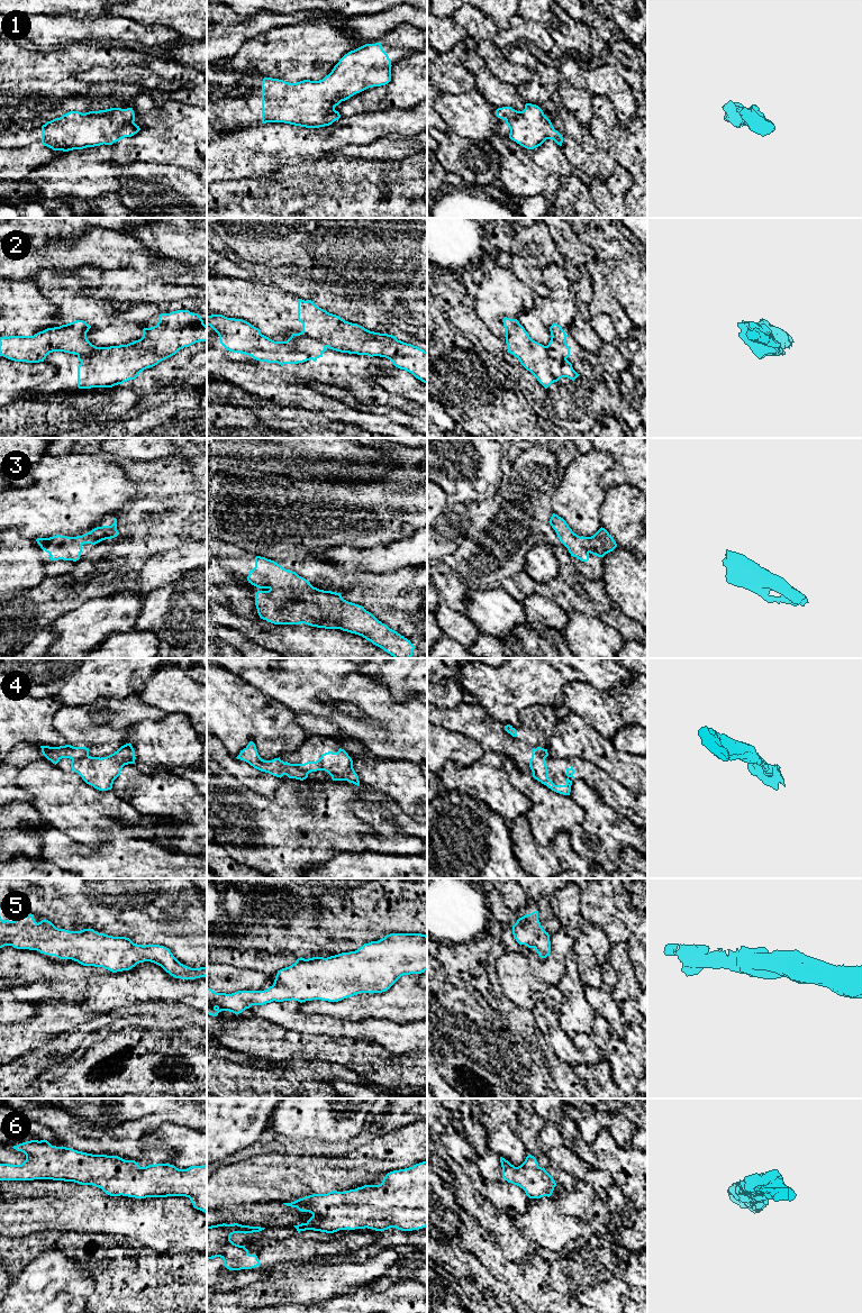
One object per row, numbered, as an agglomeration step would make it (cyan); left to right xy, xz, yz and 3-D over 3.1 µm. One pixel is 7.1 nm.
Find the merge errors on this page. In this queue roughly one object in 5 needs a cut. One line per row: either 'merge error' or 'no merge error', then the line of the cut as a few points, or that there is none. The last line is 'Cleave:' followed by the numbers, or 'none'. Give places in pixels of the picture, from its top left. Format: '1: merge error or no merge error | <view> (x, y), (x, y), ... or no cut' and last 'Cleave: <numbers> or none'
1: no merge error | no cut
2: merge error | xz (299, 333), (326, 346)
3: no merge error | no cut
4: merge error | xy (88, 754), (72, 759)
5: no merge error | no cut
6: no merge error | no cut
Cleave: 2, 4

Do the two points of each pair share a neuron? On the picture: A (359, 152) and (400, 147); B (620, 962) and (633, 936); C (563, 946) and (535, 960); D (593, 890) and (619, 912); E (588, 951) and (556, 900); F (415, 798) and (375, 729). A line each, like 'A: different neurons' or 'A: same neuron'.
A: same neuron
B: different neurons
C: same neuron
D: same neuron
E: same neuron
F: different neurons

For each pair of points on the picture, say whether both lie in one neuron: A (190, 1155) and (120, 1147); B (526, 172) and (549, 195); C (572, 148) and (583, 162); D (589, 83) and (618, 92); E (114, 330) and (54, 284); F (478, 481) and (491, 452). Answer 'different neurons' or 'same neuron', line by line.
A: different neurons
B: same neuron
C: same neuron
D: same neuron
E: same neuron
F: same neuron

